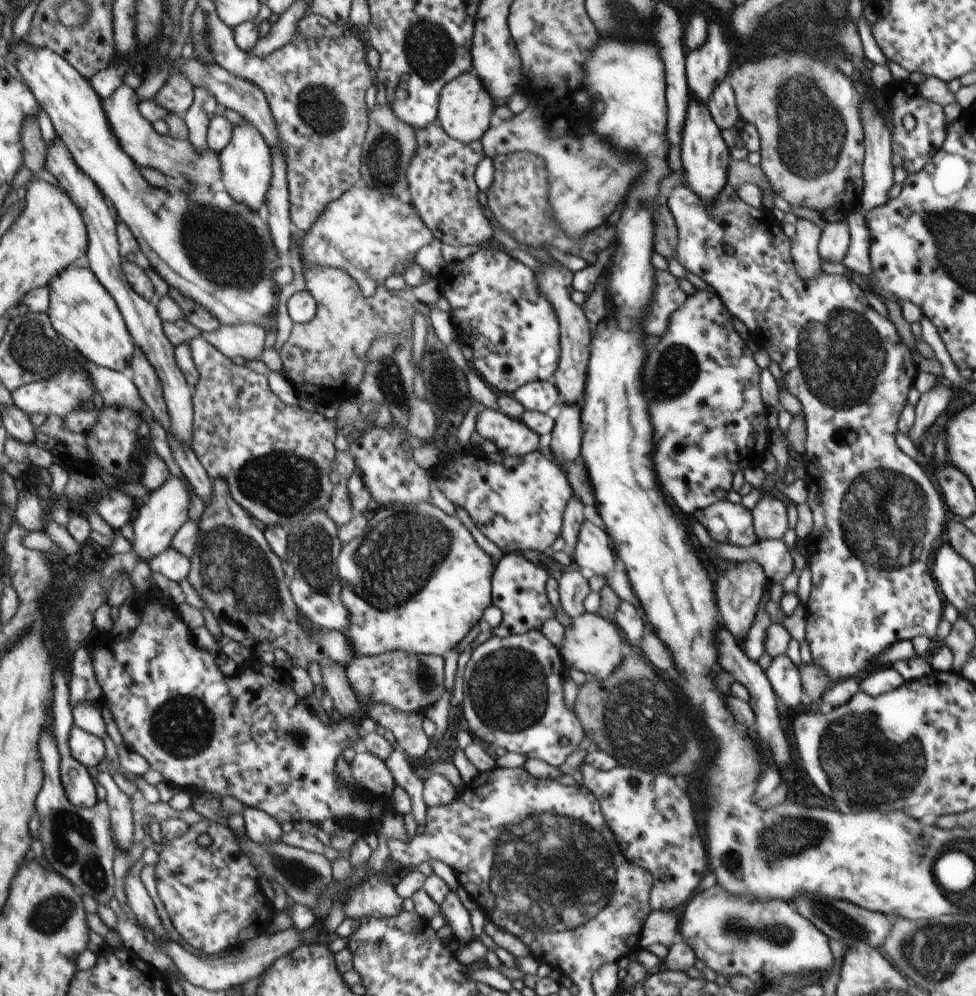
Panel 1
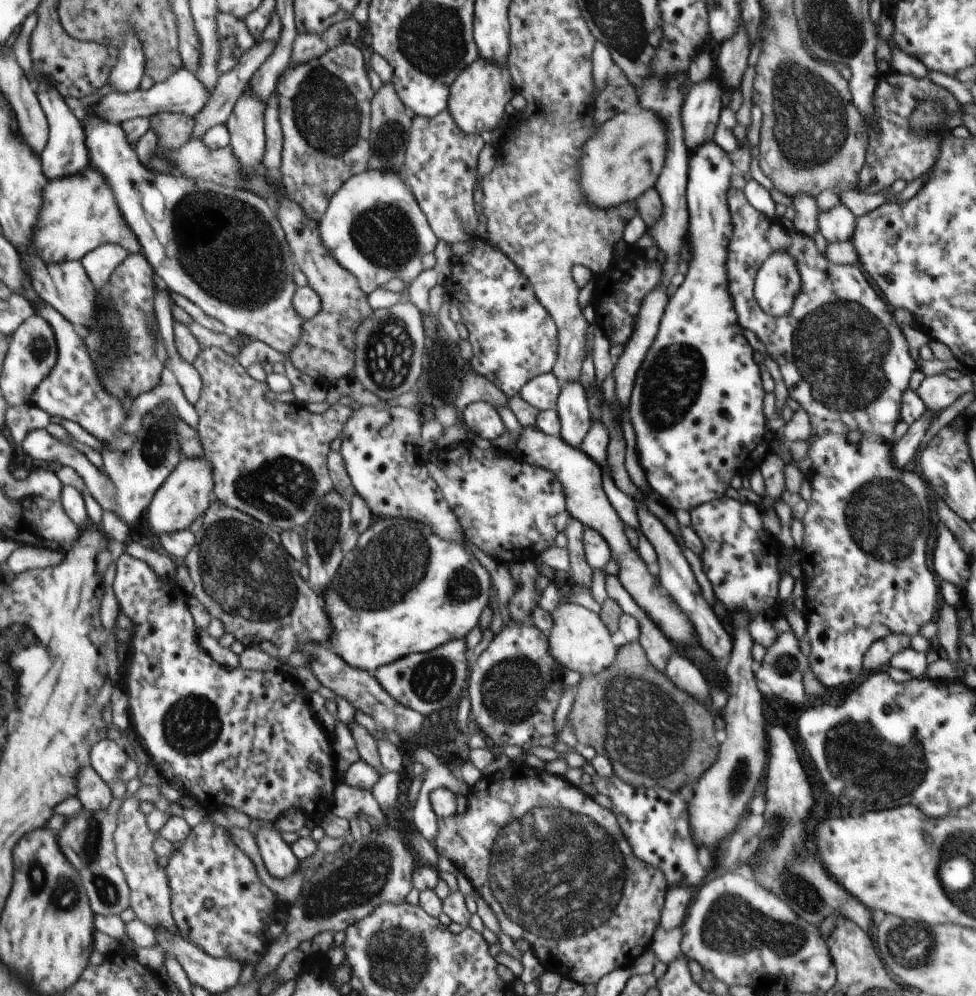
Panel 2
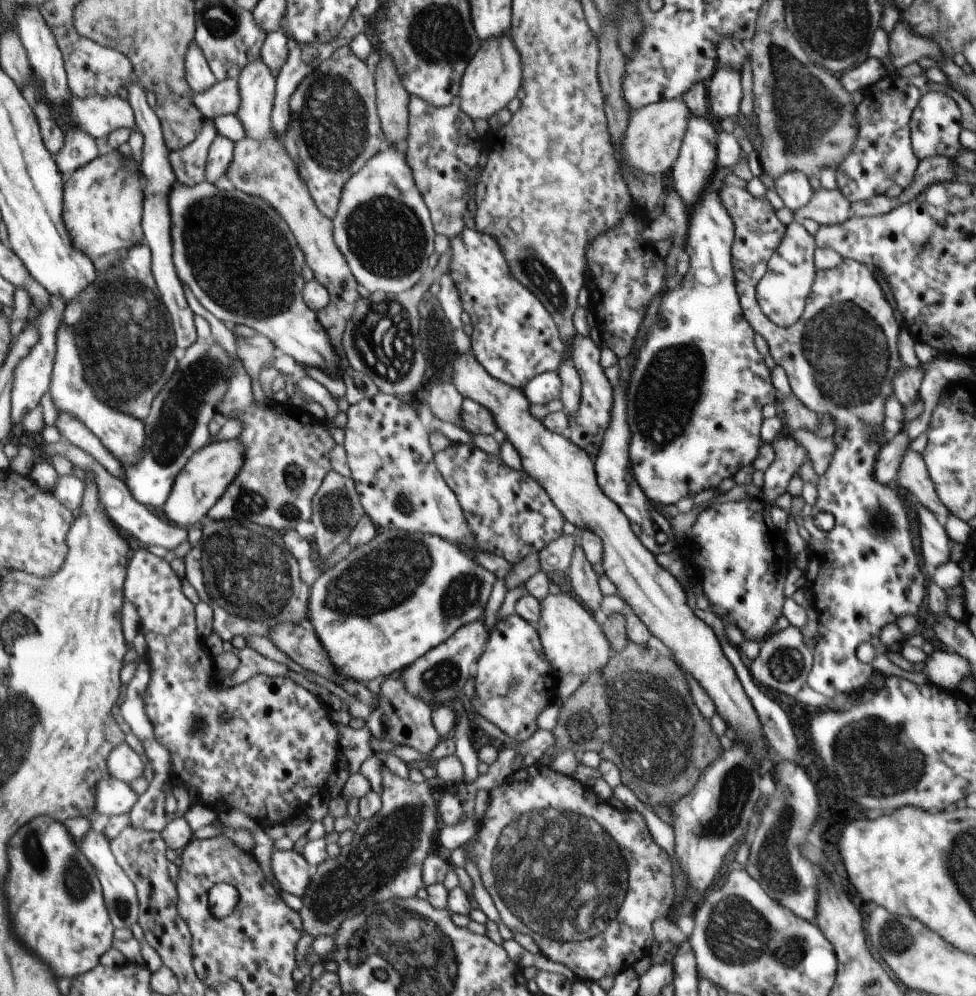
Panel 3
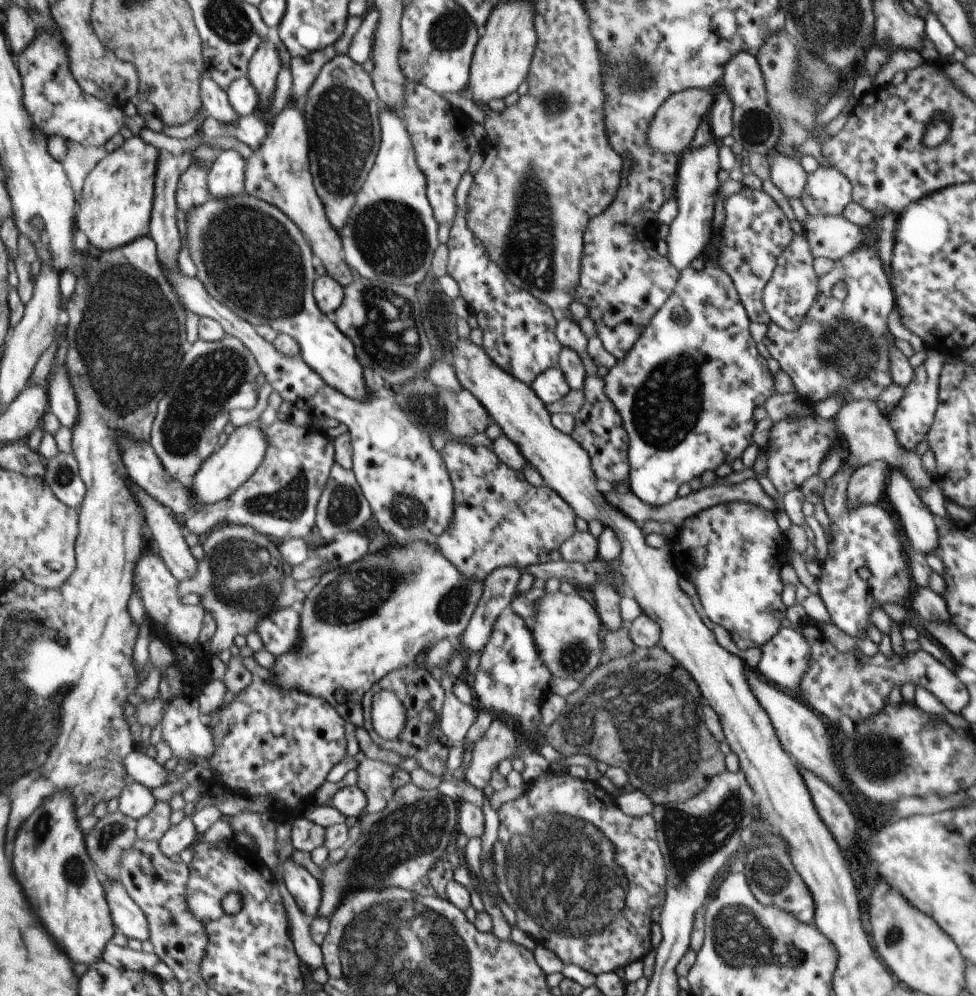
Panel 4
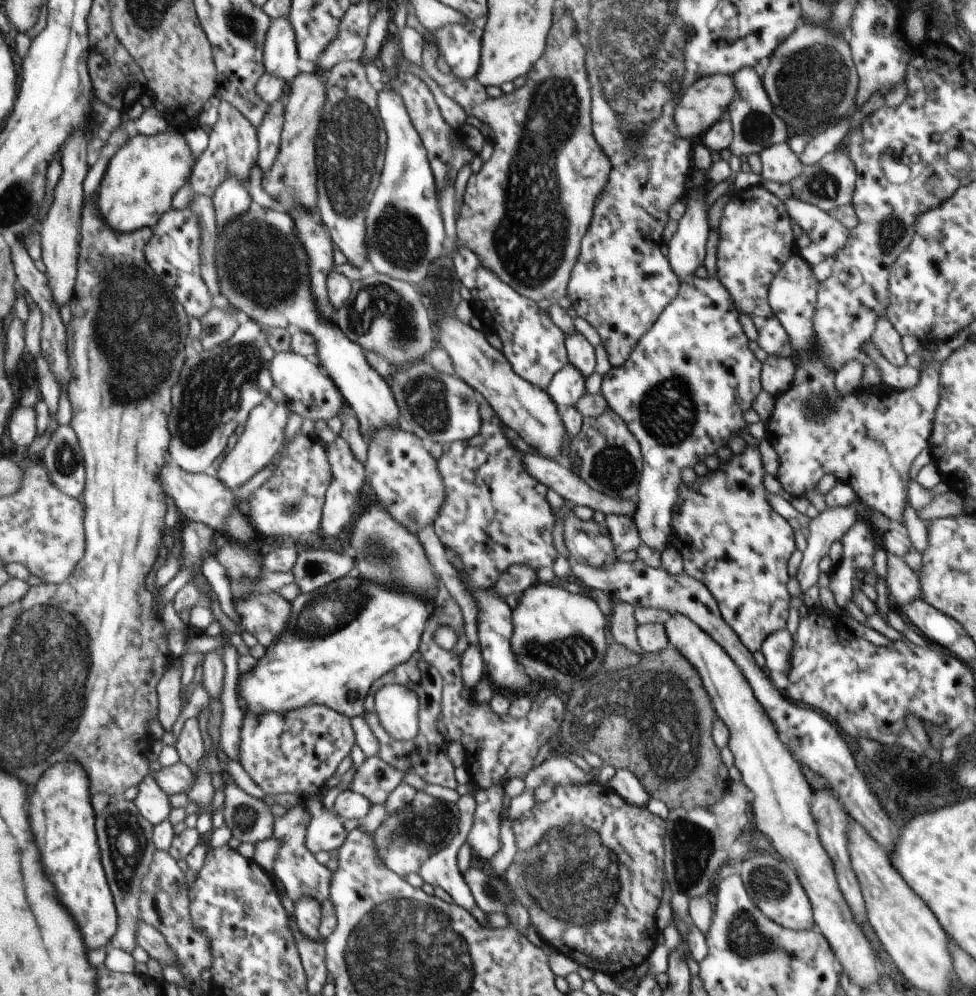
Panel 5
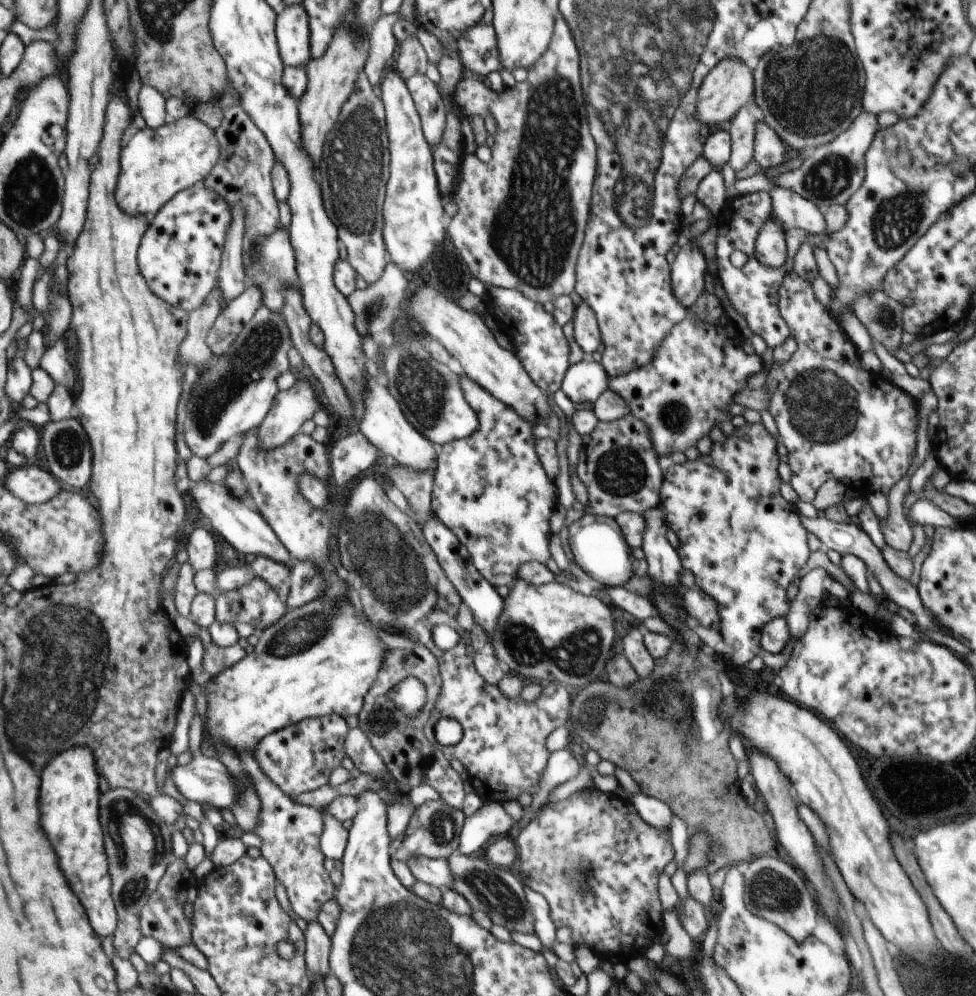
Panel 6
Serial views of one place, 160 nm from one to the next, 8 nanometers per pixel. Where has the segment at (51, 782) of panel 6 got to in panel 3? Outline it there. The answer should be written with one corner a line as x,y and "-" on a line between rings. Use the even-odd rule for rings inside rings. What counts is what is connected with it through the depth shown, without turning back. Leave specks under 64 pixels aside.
52,816
35,817
23,830
19,830
19,834
15,834
15,842
11,842
11,878
7,894
11,902
13,926
19,938
35,950
35,954
39,954
59,978
79,976
93,970
101,957
114,946
113,932
116,928
96,868
80,851
62,822

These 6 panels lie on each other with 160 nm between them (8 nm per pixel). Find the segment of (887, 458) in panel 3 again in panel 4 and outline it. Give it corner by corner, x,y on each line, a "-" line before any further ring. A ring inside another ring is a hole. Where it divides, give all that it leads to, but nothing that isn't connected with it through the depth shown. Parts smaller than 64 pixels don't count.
873,461
856,468
847,482
847,498
855,507
872,505
882,498
884,480
889,466
883,461

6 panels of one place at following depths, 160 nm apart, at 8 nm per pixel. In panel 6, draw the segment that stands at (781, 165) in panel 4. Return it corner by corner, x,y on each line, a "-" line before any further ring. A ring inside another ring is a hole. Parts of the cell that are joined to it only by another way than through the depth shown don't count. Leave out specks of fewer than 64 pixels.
757,121
754,128
752,157
761,171
767,172
787,160
790,153
784,142
763,121

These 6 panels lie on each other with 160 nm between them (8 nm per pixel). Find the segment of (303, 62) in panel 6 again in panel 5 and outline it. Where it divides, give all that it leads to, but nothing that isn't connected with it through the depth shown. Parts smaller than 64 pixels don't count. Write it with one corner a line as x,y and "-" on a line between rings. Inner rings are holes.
289,16
274,19
264,48
267,73
291,83
301,73
299,58
298,38

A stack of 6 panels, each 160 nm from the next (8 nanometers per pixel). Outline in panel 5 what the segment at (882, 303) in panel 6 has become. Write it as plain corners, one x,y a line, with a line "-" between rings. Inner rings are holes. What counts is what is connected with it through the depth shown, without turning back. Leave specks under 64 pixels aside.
885,314
878,316
870,342
879,349
887,362
895,366
906,364
907,356
901,349
899,333
891,326

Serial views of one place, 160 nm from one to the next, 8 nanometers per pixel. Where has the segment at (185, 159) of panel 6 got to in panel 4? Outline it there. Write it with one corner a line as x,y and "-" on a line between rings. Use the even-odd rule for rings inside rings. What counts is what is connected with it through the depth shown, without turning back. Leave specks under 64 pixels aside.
133,136
109,153
91,172
76,213
77,227
87,236
89,244
103,250
113,250
150,237
155,178
158,177
161,154
158,147
145,142
142,137

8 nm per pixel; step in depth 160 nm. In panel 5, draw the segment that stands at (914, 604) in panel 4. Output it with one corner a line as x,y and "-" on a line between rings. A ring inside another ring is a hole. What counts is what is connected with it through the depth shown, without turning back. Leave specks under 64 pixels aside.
886,553
886,586
896,606
901,608
913,599
921,598
920,582
903,558

